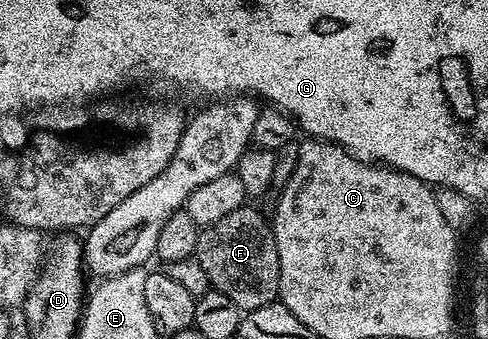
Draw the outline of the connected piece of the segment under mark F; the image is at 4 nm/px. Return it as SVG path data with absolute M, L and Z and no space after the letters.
M244 204L237 207L229 216L217 220L217 224L205 226L200 229L195 259L205 268L205 276L209 276L212 287L217 292L225 292L233 304L237 304L240 312L256 310L265 304L276 301L279 298L279 257L277 256L277 244L272 233L273 226L270 221L263 219L259 210L254 210L254 205Z

